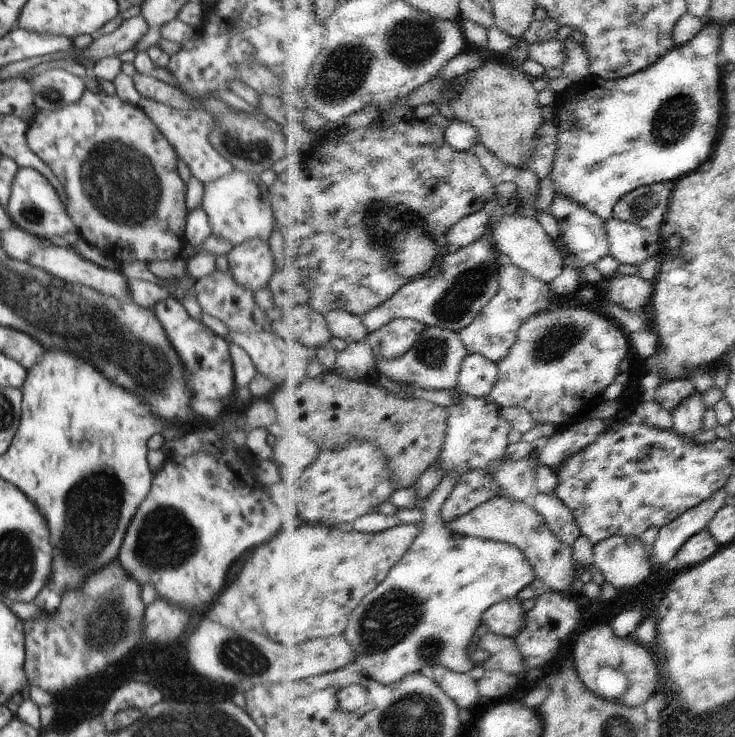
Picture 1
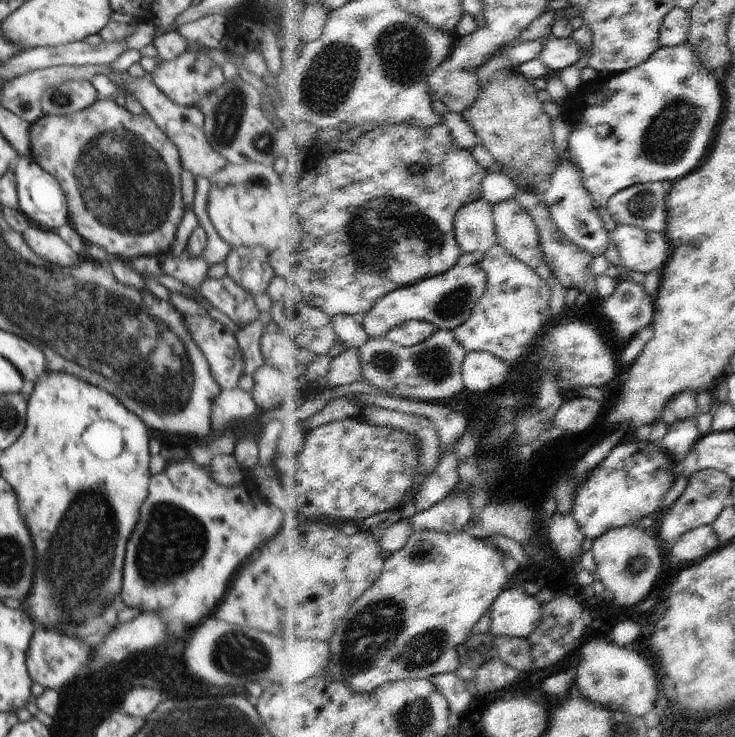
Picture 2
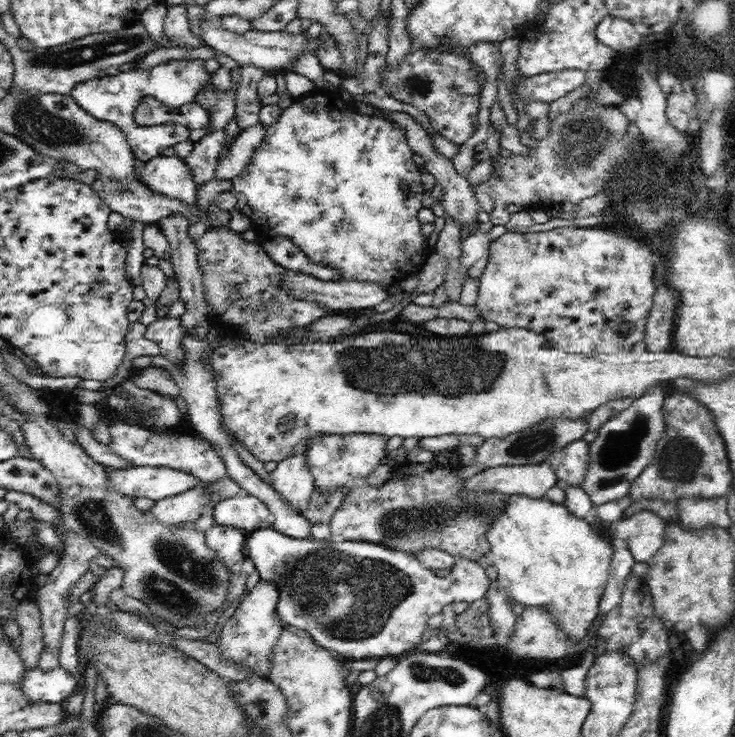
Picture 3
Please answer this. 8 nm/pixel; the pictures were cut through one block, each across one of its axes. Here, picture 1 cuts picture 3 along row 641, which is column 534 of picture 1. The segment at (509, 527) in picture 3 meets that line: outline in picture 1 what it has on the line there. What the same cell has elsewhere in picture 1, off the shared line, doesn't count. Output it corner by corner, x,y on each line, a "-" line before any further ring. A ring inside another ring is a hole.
454,472
445,476
434,494
421,508
426,512
424,530
414,546
388,575
388,578
368,594
352,614
352,628
348,628
348,642
356,652
356,663
363,666
363,674
376,682
394,684
409,674
419,673
425,666
445,666
459,672
470,673
477,668
480,657
472,653
472,638
483,623
483,613
506,598
516,598
524,588
534,584
536,568
523,549
504,541
488,540
478,536
462,537
446,527
441,509
460,482
462,476

